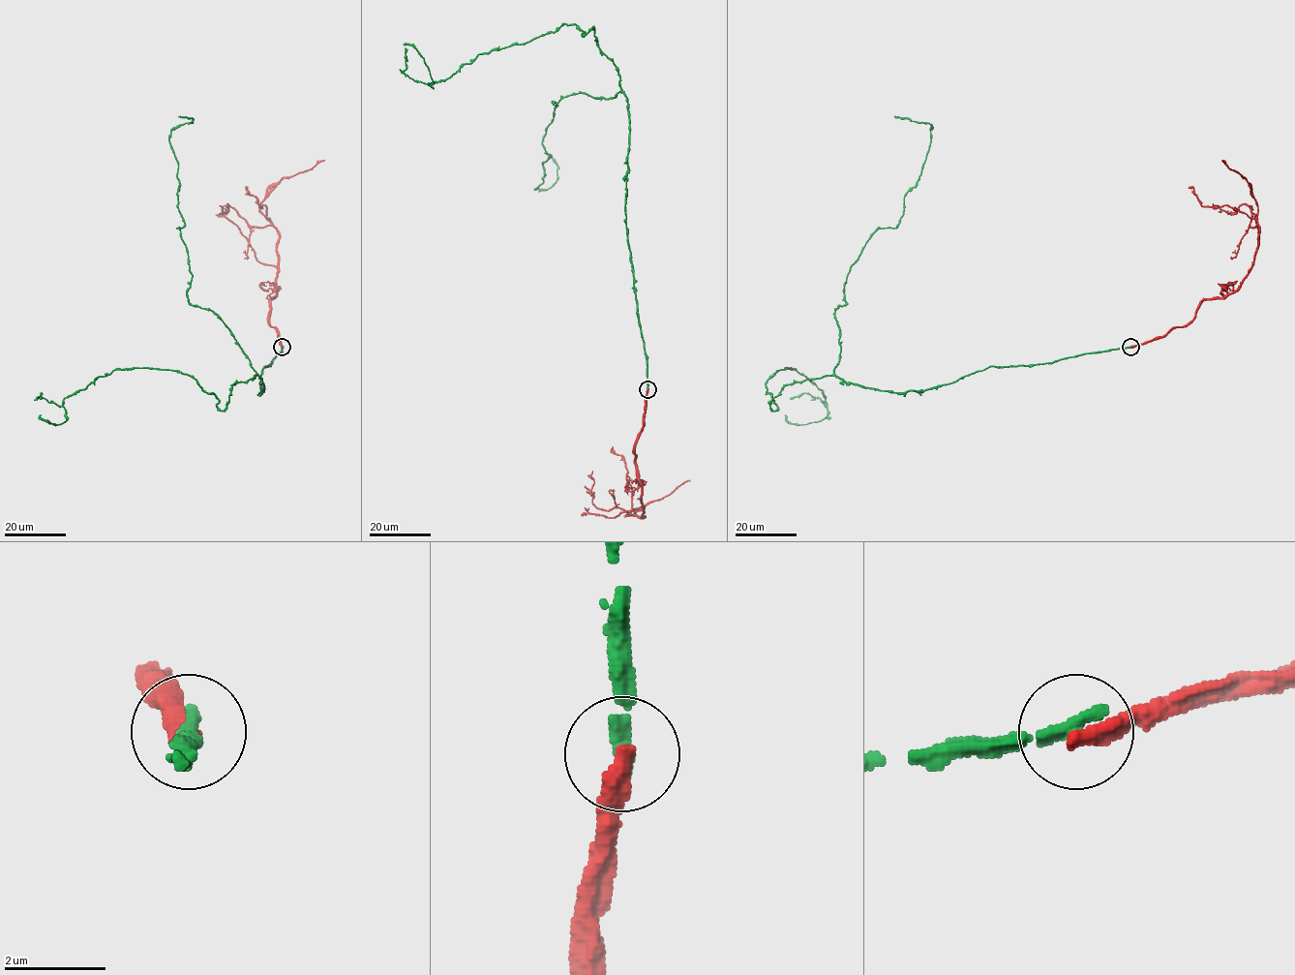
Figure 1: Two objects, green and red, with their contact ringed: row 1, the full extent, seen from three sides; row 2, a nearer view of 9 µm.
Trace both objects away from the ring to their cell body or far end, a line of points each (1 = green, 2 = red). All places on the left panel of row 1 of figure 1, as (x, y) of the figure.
1: (283, 347), (264, 366), (261, 392), (226, 326), (190, 304), (169, 141), (192, 118), (178, 116)
2: (283, 347), (269, 318), (269, 301), (276, 295), (279, 231), (260, 211), (259, 204), (282, 179), (324, 160)

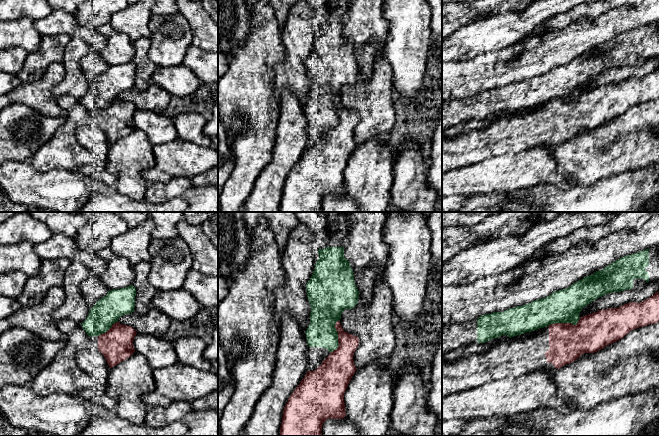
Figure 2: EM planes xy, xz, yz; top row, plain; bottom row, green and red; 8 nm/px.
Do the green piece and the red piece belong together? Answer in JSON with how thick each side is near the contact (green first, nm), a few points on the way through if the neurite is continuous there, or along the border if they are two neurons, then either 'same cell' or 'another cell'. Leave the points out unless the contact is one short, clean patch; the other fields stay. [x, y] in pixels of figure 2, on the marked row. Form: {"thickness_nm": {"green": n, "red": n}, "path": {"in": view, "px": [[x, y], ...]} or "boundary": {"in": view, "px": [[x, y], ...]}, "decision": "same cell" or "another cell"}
{"thickness_nm": {"green": 260, "red": 260}, "boundary": {"in": "xz", "px": [[339, 320], [335, 324], [338, 346], [330, 353]]}, "decision": "another cell"}

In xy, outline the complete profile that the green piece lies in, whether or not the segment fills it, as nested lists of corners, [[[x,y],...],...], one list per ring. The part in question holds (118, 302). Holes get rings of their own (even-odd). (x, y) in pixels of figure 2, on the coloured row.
[[[130,285],[109,292],[89,310],[89,315],[81,324],[88,336],[106,333],[118,319],[134,312],[136,289]]]

